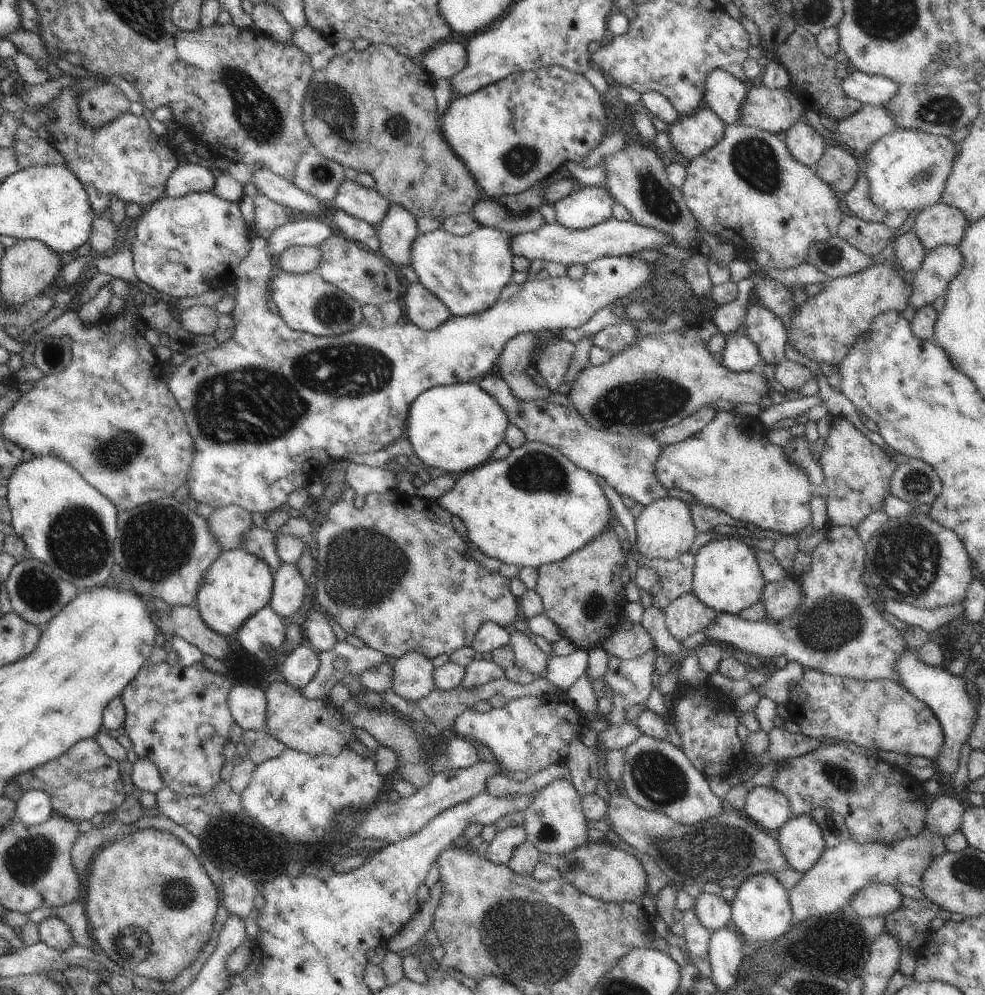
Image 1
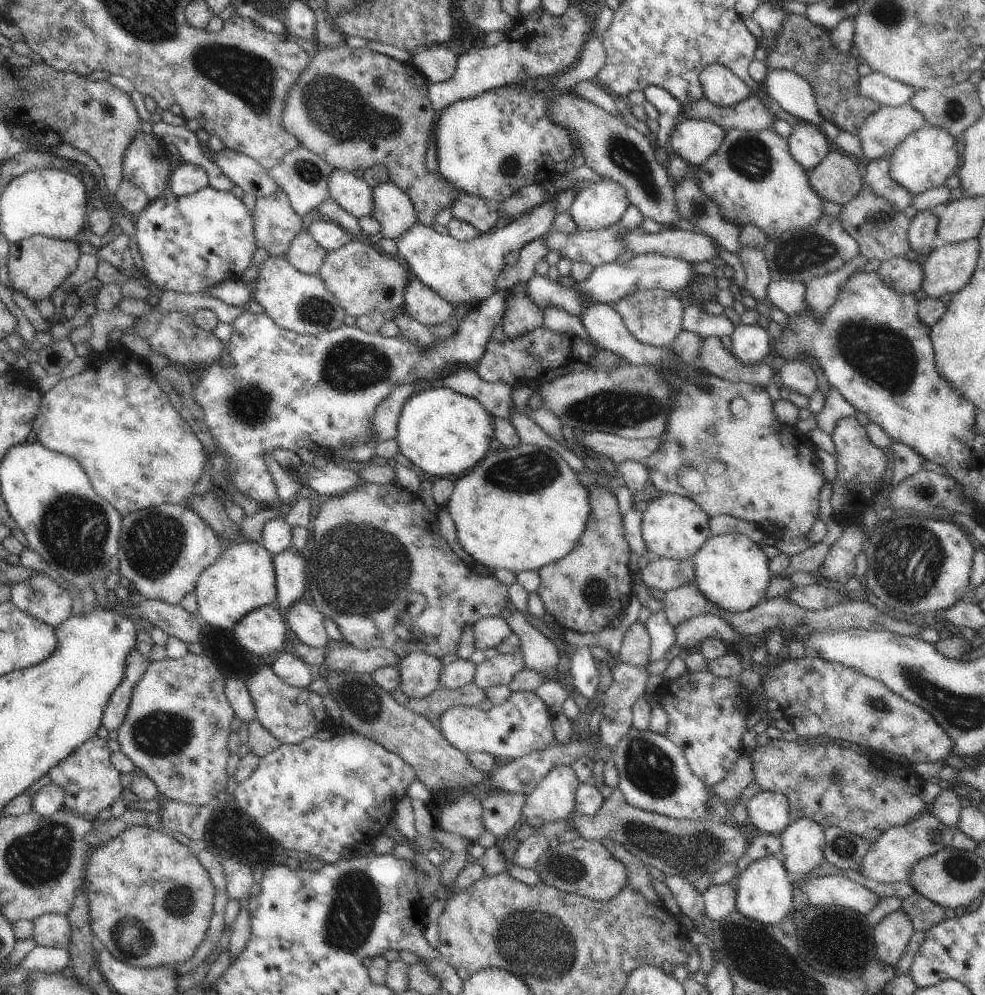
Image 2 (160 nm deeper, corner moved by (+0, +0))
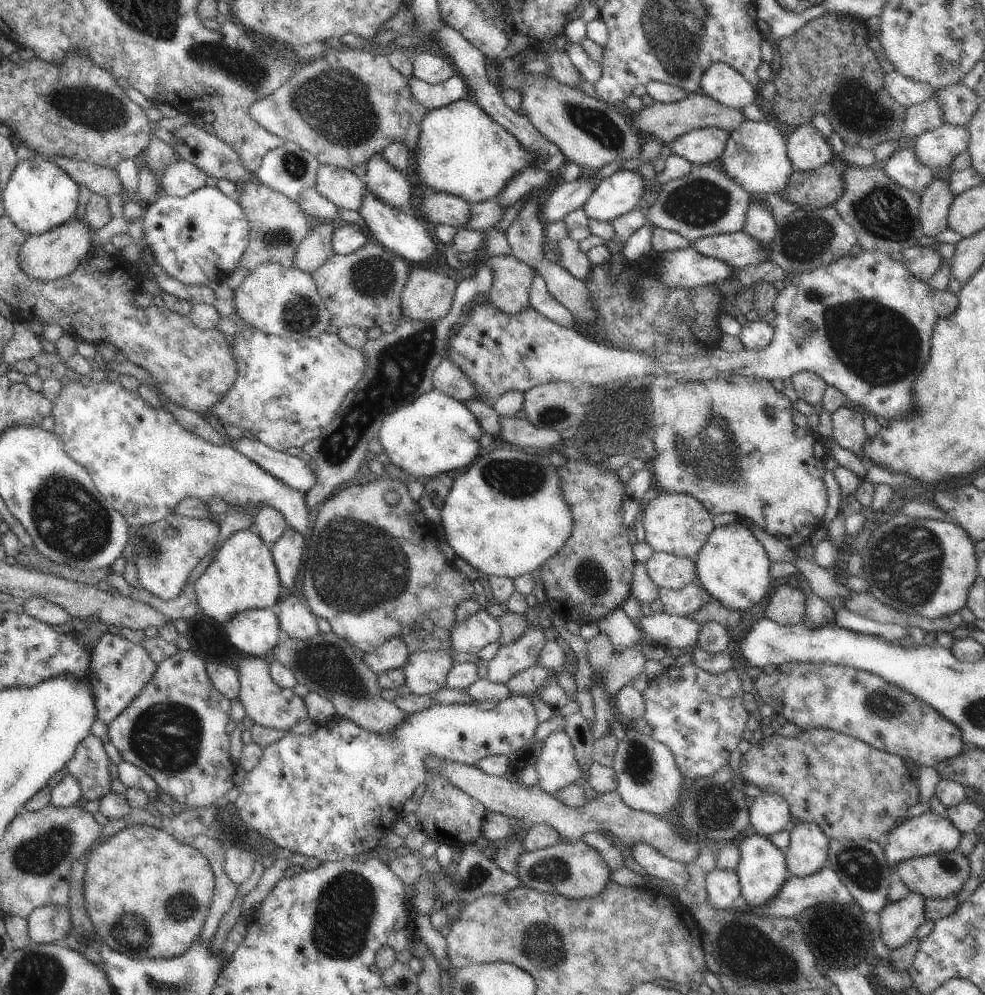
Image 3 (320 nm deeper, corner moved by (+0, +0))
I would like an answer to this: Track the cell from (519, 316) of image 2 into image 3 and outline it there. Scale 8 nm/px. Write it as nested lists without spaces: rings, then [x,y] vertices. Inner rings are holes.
[[[512,254],[482,255],[481,261],[493,272],[488,300],[508,315],[525,309],[529,305],[529,290],[536,276],[533,270]]]

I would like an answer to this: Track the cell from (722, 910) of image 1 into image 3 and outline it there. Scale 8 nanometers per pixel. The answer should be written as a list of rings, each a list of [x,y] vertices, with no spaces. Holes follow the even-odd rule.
[[[712,870],[707,874],[705,886],[708,900],[716,910],[730,909],[741,894],[739,876],[733,870]]]

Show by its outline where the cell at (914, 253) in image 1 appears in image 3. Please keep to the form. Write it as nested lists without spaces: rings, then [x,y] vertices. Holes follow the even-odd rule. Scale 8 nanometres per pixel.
[[[935,176],[925,186],[919,202],[919,219],[925,242],[935,240],[948,228],[947,216],[954,197],[949,180],[942,177]]]

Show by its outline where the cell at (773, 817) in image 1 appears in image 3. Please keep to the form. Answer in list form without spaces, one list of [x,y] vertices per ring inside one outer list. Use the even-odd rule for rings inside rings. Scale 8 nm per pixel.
[[[762,793],[751,800],[749,807],[750,831],[765,837],[782,831],[791,820],[789,804],[778,795]]]

